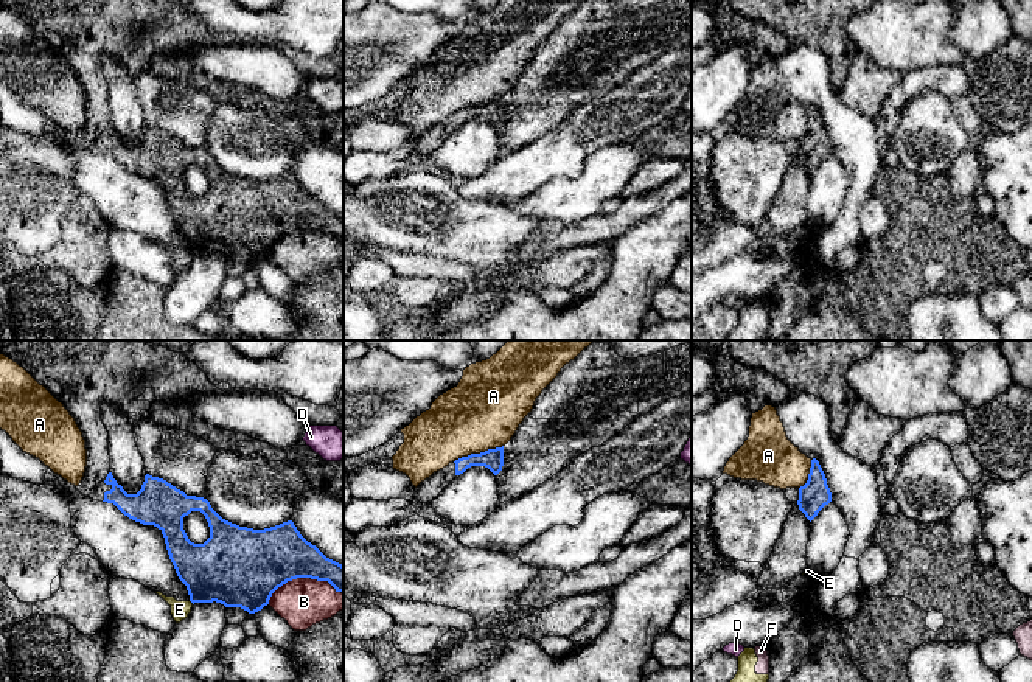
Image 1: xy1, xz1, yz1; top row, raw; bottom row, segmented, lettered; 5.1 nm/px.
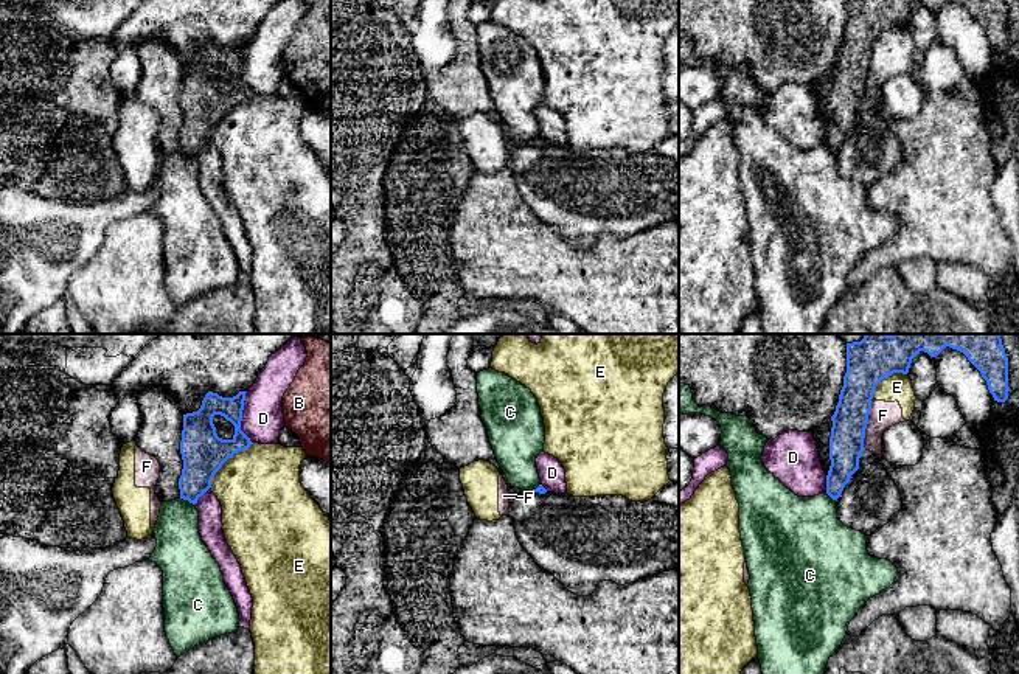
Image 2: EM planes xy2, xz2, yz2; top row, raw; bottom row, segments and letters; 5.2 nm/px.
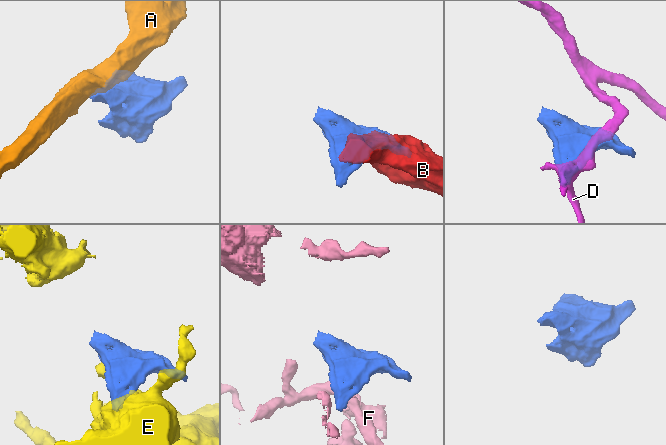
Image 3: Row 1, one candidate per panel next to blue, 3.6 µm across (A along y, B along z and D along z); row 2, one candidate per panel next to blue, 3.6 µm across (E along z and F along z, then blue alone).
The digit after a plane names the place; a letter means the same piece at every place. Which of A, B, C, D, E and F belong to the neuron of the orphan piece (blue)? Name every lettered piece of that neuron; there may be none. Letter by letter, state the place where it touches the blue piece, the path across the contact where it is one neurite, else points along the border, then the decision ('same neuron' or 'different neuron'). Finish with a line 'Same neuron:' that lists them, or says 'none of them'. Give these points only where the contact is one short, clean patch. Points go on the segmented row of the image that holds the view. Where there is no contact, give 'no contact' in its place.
A: meets blue in xz1 at (477, 454); border along xz1 (502, 445), (462, 455), (454, 462); different neuron
B: meets blue in xy1 at (302, 577); different neuron
C: meets blue in xy2 at (187, 499); border along xy2 (179, 497), (193, 505); different neuron
D: meets blue in xy2 at (241, 416); different neuron
E: meets blue in xy2 at (226, 460); different neuron
F: meets blue in yz2 at (867, 423); different neuron
Same neuron: none of them

